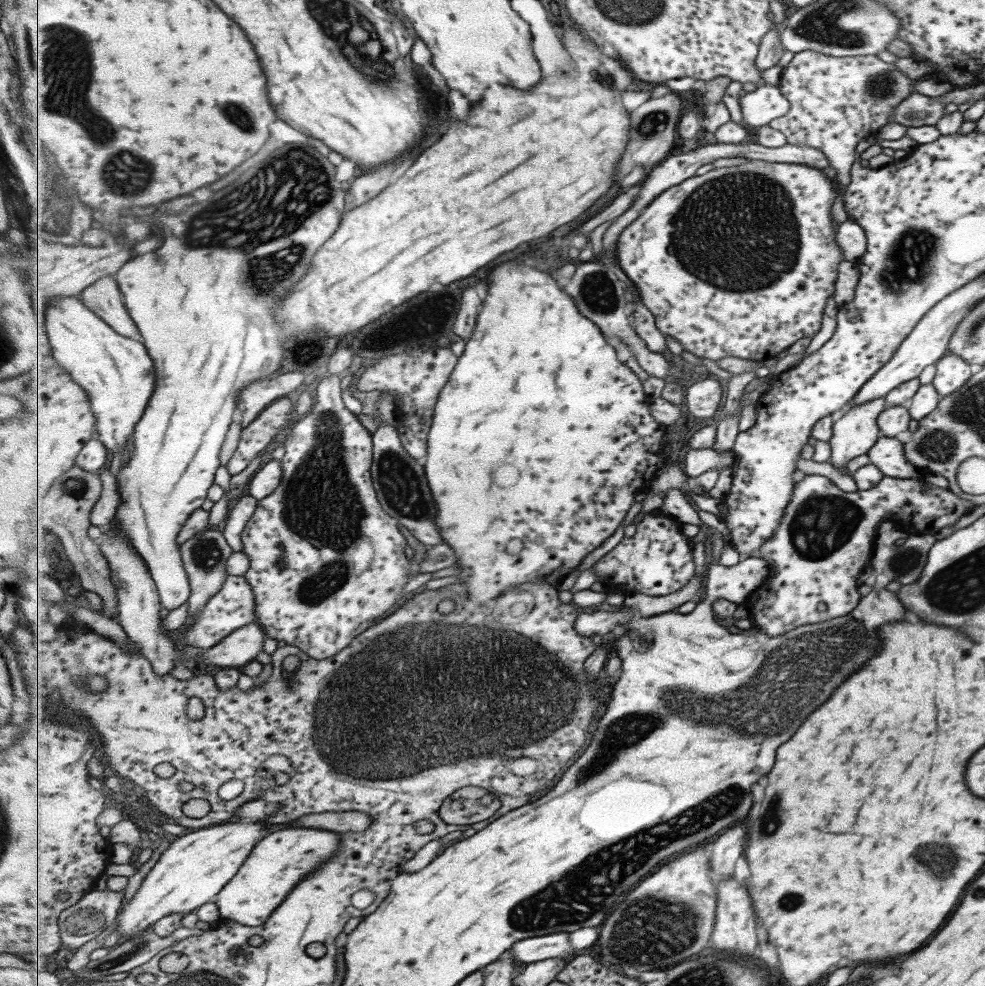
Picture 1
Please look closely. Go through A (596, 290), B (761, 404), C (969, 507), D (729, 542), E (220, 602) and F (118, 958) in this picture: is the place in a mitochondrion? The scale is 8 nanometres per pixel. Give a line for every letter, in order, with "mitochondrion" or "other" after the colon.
A: mitochondrion
B: other
C: other
D: other
E: other
F: mitochondrion

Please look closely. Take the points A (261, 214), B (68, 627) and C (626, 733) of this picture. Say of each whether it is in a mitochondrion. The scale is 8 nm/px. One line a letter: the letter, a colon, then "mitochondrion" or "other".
A: mitochondrion
B: other
C: mitochondrion

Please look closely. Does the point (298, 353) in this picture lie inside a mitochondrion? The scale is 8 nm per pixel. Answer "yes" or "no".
no

